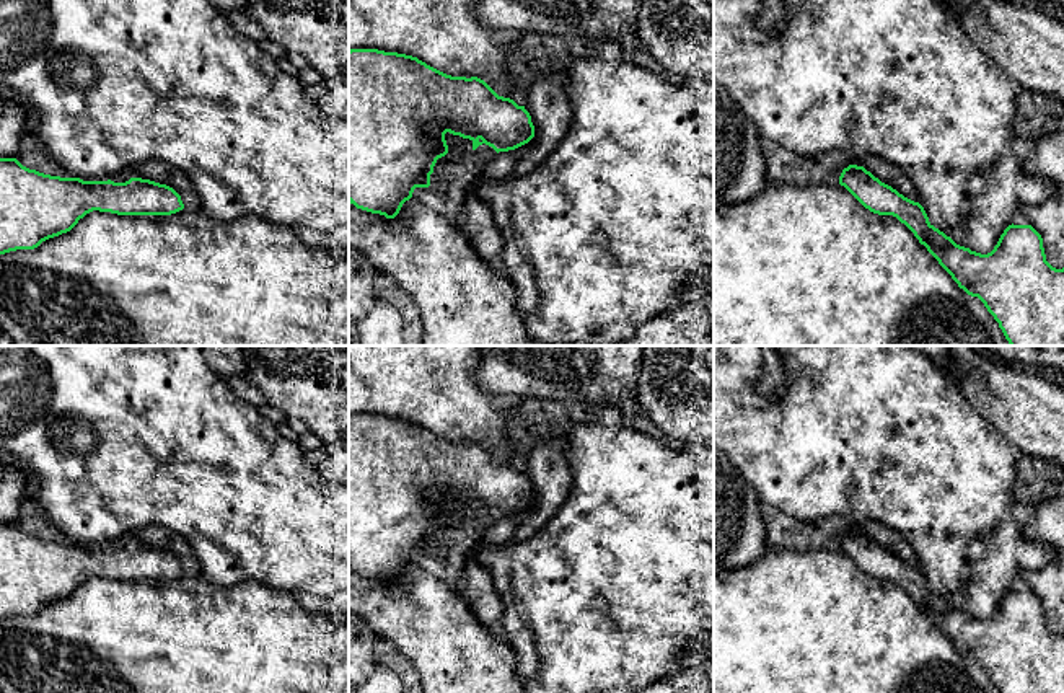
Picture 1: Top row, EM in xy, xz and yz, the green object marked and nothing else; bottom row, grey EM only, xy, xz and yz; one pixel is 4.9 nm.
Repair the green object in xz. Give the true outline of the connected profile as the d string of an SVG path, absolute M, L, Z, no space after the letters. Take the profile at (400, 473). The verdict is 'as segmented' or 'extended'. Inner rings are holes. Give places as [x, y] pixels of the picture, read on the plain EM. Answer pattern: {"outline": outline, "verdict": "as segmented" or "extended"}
{"outline": "M350 414L349 416L349 567L357 574L385 580L386 584L394 584L402 569L412 563L415 553L429 553L430 540L433 538L433 532L438 523L448 519L448 510L445 505L445 499L450 497L453 501L459 501L463 504L469 504L473 507L473 515L479 510L486 509L492 512L497 519L515 515L525 509L528 509L534 502L534 491L531 488L530 478L525 471L518 471L513 465L499 461L484 445L477 442L451 442L446 440L417 422L398 419L398 417L385 417L378 414Z", "verdict": "as segmented"}

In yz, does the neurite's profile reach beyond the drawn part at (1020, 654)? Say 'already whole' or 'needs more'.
already whole

